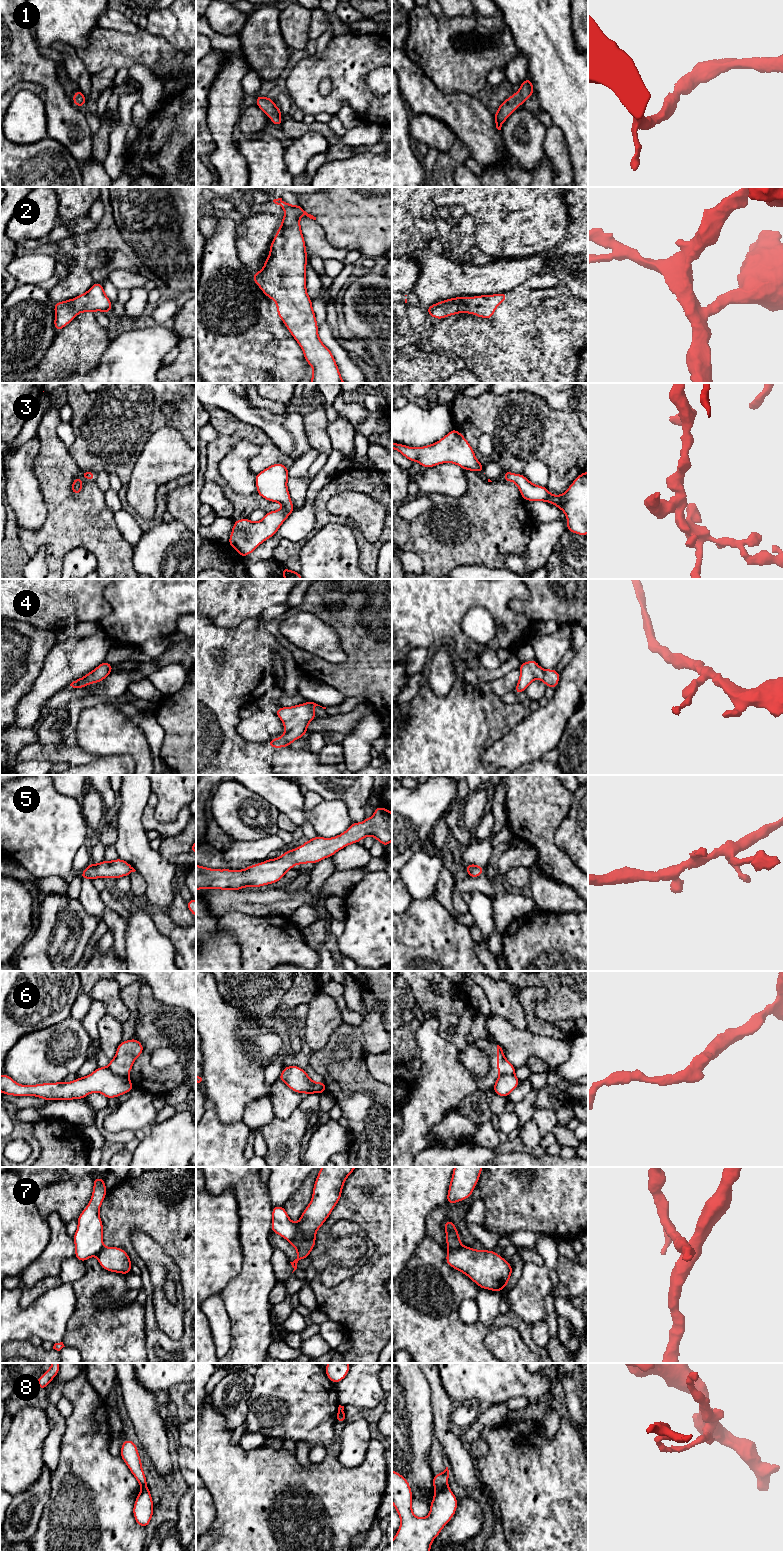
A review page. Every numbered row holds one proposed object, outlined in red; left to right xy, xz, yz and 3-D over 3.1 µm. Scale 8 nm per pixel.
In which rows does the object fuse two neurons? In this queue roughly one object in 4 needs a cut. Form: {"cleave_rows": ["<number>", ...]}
{"cleave_rows": ["6", "7", "8"]}

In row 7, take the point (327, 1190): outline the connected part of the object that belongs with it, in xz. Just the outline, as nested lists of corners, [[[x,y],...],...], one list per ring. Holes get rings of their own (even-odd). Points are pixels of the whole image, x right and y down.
[[[322,1167],[320,1169],[313,1187],[311,1202],[297,1223],[294,1238],[289,1241],[297,1249],[296,1259],[290,1262],[294,1268],[293,1272],[301,1259],[309,1257],[316,1244],[316,1232],[340,1200],[343,1185],[355,1168],[357,1167]]]

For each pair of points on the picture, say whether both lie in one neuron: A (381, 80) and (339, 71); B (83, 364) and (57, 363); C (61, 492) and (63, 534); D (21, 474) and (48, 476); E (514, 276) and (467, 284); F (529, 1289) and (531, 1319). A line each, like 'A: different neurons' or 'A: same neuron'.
A: different neurons
B: same neuron
C: same neuron
D: different neurons
E: same neuron
F: same neuron

